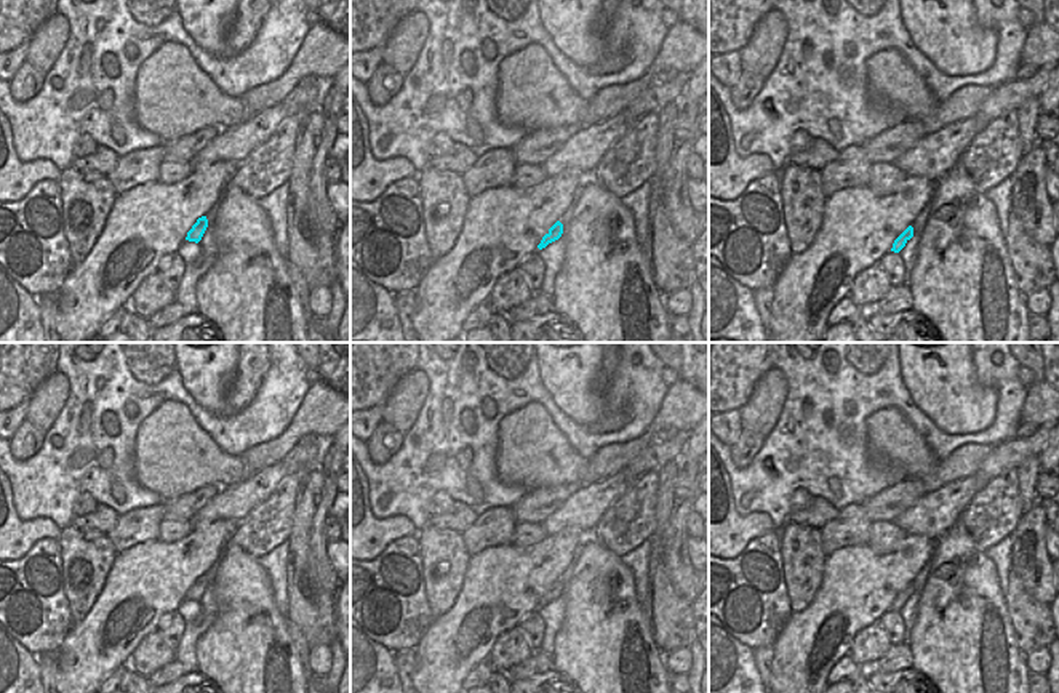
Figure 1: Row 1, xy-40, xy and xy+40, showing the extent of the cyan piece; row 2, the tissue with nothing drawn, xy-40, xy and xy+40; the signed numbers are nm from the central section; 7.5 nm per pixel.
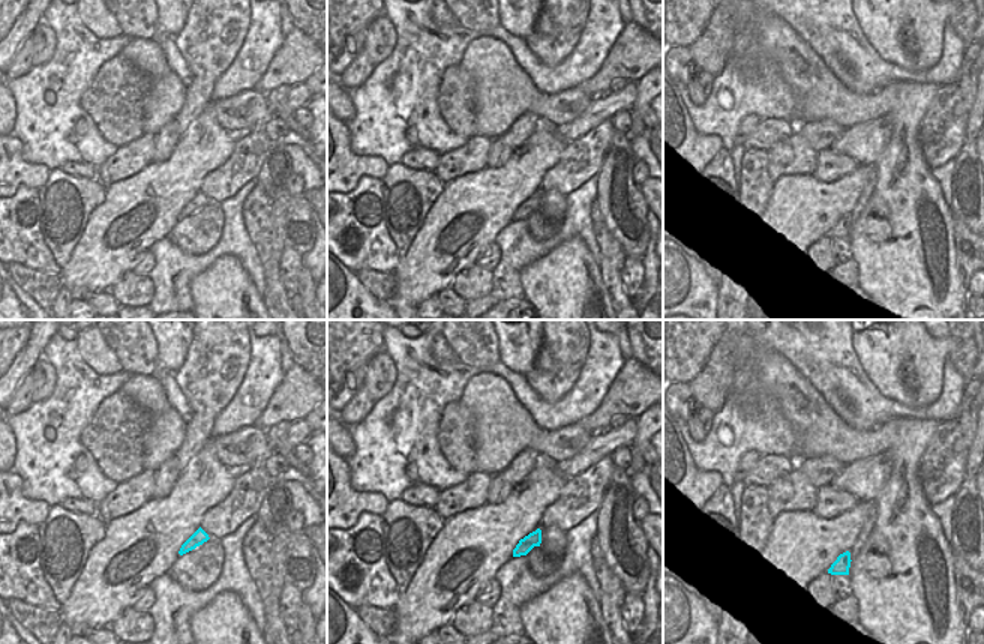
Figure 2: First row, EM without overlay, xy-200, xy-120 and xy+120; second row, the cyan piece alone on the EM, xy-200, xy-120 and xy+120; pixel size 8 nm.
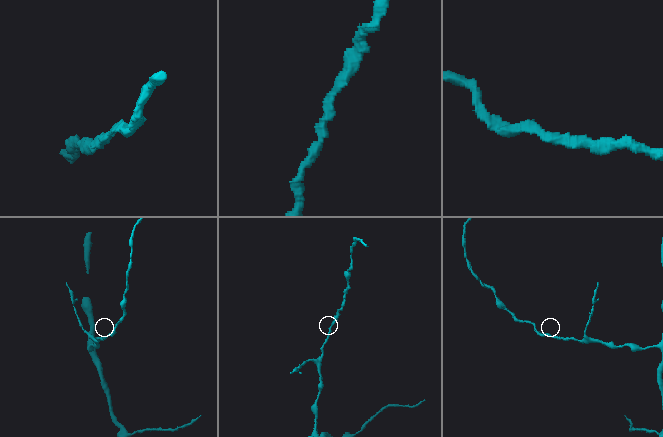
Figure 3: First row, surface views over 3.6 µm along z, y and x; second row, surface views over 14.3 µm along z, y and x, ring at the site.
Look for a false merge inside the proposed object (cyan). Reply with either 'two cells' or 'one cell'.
one cell

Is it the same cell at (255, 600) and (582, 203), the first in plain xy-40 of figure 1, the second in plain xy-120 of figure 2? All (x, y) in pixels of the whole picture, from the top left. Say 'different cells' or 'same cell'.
different cells

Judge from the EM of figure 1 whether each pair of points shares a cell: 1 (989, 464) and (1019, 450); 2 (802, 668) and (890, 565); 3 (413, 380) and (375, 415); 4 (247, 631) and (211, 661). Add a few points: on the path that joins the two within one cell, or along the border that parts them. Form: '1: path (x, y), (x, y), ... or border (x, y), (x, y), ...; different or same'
1: path (997, 463), (1011, 453); same
2: path (813, 639), (824, 616), (837, 610), (861, 586); same
3: border (384, 404), (381, 420); different
4: path (239, 639), (219, 656); same

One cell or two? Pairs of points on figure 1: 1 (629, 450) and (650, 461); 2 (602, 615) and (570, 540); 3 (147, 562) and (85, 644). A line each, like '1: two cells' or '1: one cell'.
1: two cells
2: two cells
3: one cell

